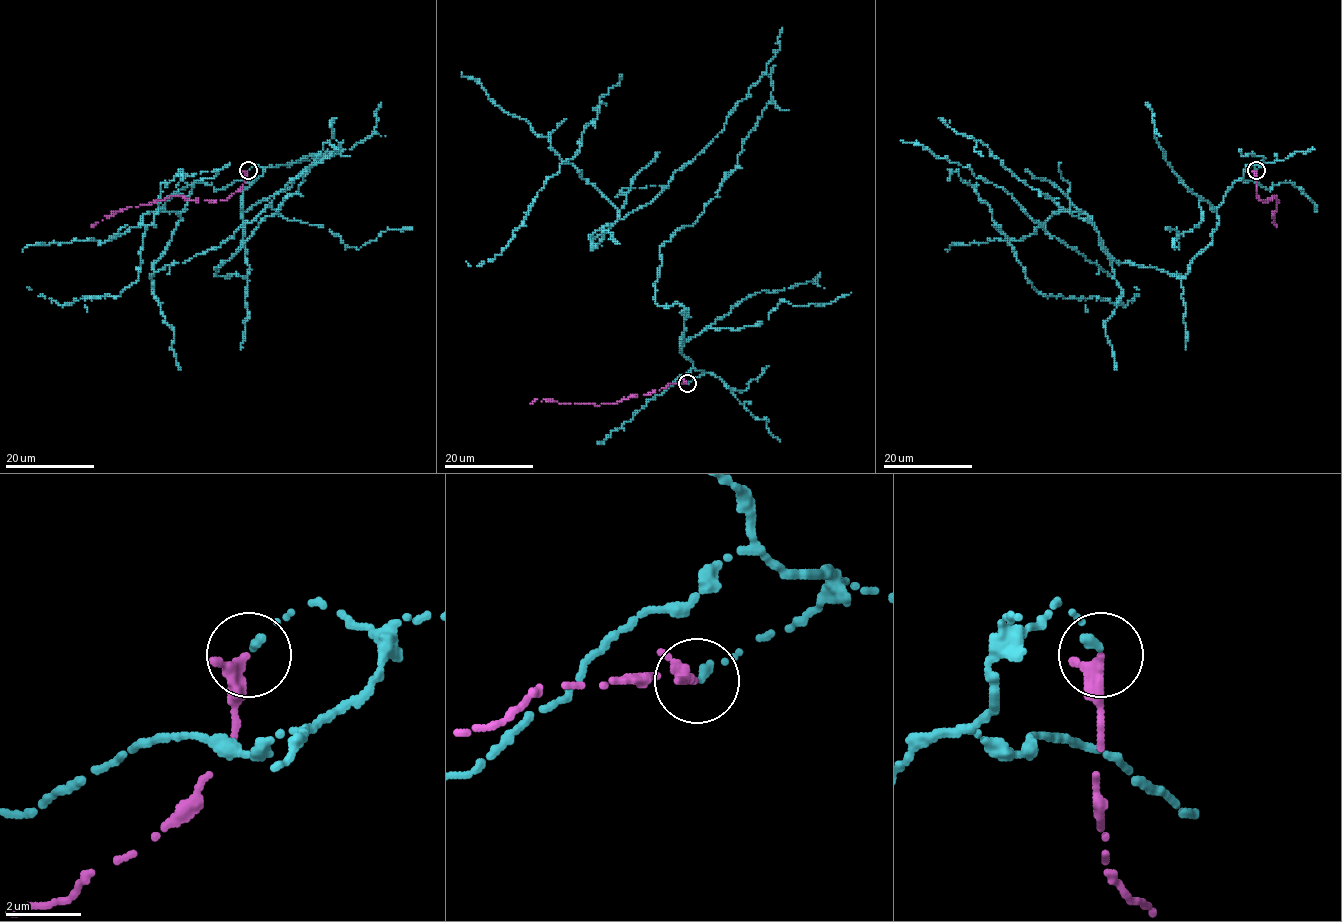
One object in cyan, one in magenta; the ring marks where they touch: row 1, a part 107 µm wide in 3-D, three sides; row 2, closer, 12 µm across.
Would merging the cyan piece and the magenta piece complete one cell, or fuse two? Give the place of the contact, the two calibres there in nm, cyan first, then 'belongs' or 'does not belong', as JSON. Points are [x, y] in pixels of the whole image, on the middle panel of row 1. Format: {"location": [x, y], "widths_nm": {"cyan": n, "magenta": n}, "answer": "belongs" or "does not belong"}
{"location": [687, 383], "widths_nm": {"cyan": 240, "magenta": 360}, "answer": "belongs"}

